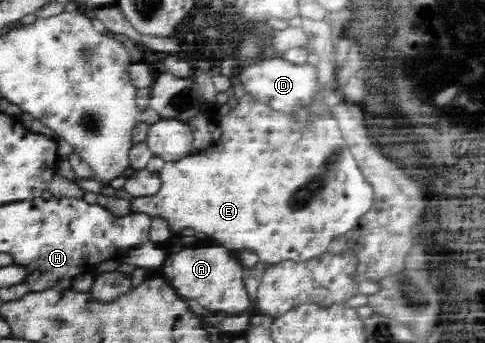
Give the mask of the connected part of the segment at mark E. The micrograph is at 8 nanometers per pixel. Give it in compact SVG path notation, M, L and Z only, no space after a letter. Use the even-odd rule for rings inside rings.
M244 94L238 100L238 104L231 108L228 114L223 115L218 120L217 125L220 127L221 136L210 145L207 149L201 150L195 155L188 155L178 161L167 161L164 168L160 169L158 175L161 180L161 187L154 196L146 196L145 198L131 198L130 204L132 212L144 212L152 219L162 218L170 225L171 232L176 233L184 228L192 228L196 232L204 232L210 238L218 240L217 244L231 252L241 248L248 248L258 255L263 263L269 265L278 264L283 260L307 261L328 250L330 242L338 235L349 235L352 227L356 226L356 221L372 206L373 190L368 181L364 180L355 158L349 151L348 144L344 144L344 136L340 136L340 128L336 128L337 120L326 120L326 118L318 118L318 116L307 116L307 112L300 112L298 120L286 116L282 112L276 112L254 100L251 96ZM316 118L314 122L308 126L308 120Z

